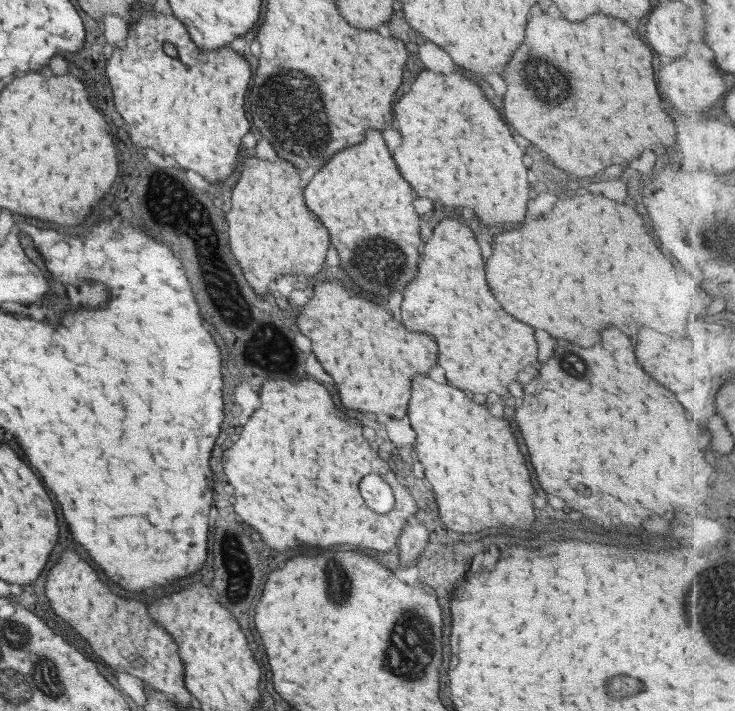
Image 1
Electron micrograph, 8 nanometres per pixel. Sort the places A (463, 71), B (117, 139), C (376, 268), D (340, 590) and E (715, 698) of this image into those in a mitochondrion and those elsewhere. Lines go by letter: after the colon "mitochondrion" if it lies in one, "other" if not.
A: other
B: other
C: mitochondrion
D: mitochondrion
E: other

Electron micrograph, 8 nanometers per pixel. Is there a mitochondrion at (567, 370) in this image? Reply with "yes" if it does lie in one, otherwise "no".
yes

